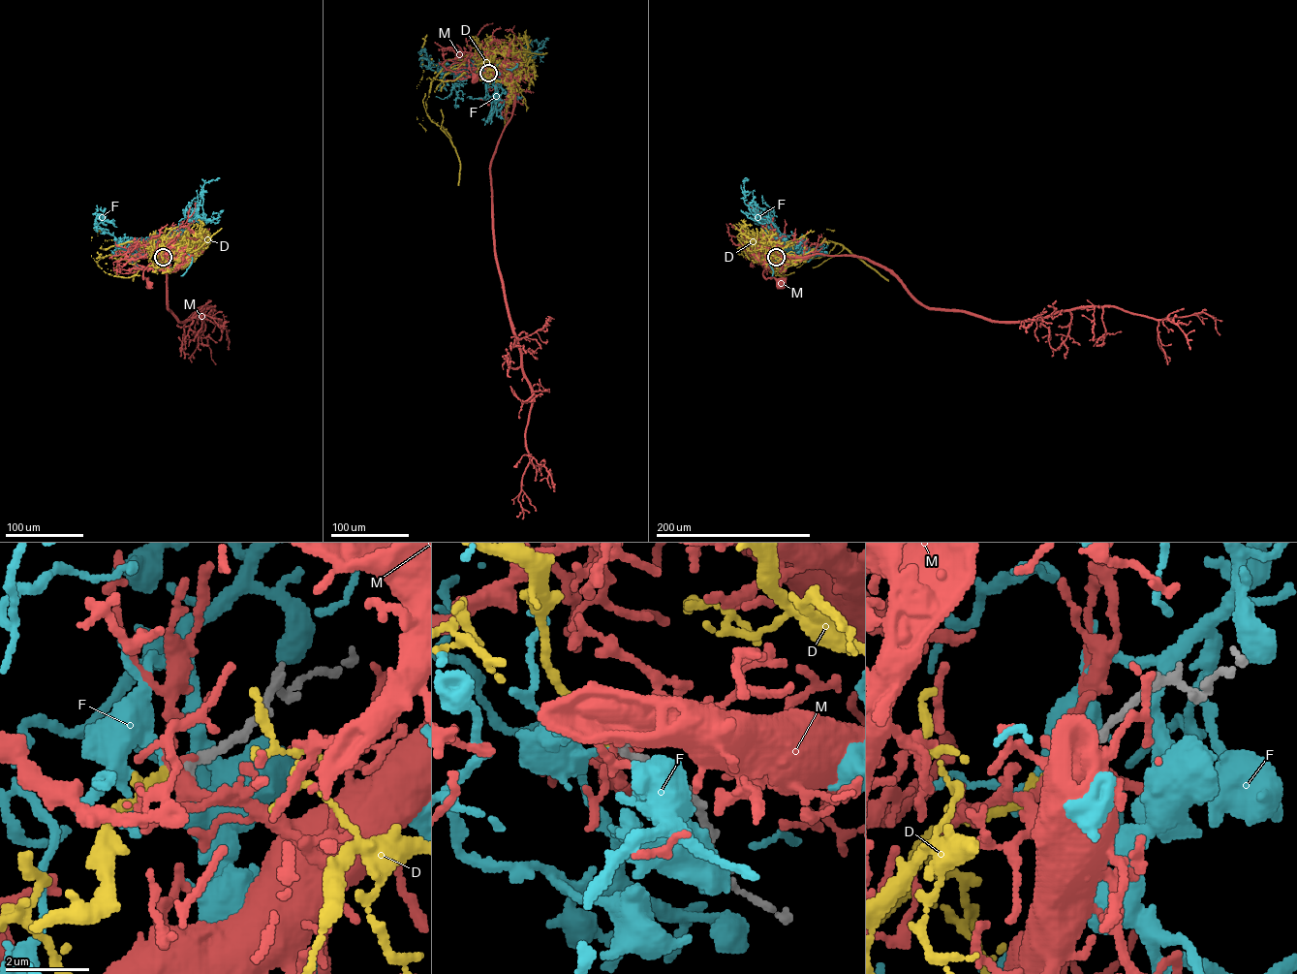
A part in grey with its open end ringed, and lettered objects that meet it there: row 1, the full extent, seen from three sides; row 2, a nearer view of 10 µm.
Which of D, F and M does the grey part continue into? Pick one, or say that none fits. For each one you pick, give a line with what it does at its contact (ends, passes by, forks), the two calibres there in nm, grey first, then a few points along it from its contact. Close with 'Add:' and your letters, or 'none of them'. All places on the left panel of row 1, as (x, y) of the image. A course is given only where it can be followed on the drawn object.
D: it passes by; 260 nm thick on the grey side, 200 nm on the other; it runs (163, 257), (168, 247), (128, 241), (101, 249), (105, 239), (125, 244), (134, 263), (133, 281)
Add: D

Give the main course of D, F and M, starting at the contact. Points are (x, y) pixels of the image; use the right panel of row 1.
D: (776, 257), (768, 259), (760, 246), (762, 241), (786, 249), (800, 249), (828, 240), (842, 244), (888, 281)
F: (776, 257), (780, 243), (787, 238), (771, 222), (751, 212), (743, 200), (744, 181), (748, 179), (745, 178)
M: (776, 257), (772, 258), (773, 264), (762, 275), (766, 279), (774, 277), (781, 284)

